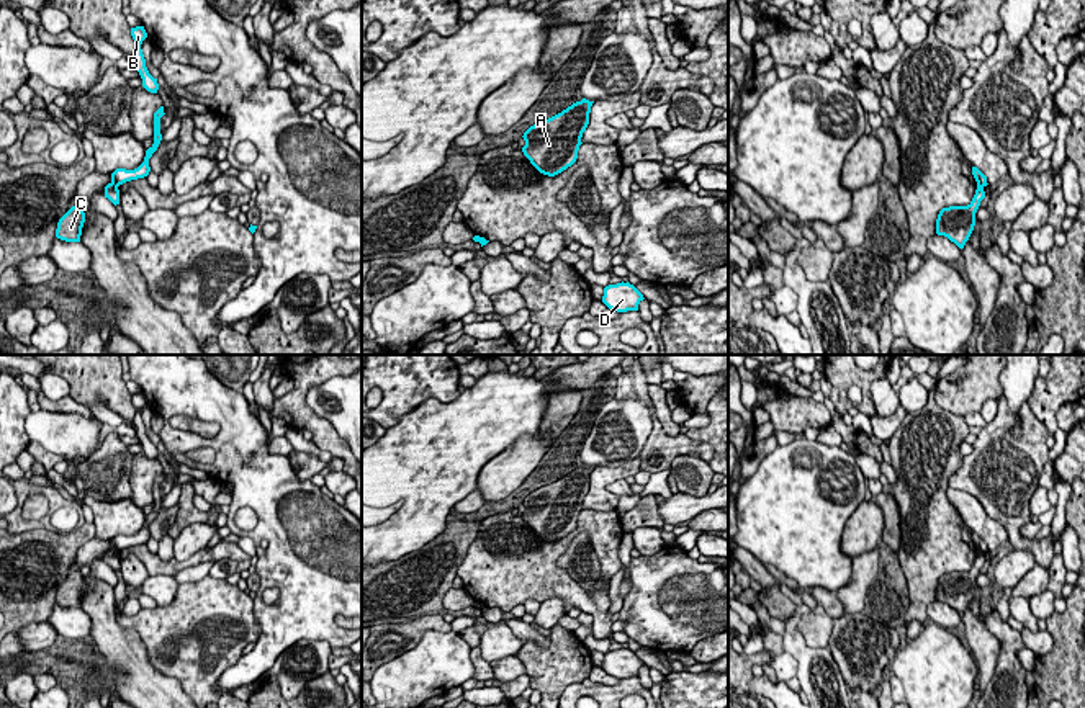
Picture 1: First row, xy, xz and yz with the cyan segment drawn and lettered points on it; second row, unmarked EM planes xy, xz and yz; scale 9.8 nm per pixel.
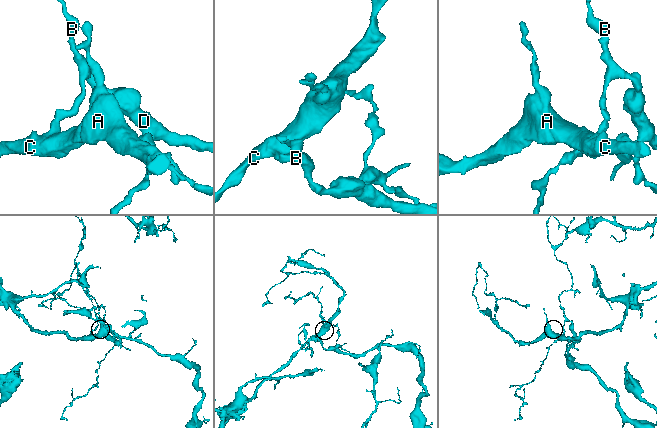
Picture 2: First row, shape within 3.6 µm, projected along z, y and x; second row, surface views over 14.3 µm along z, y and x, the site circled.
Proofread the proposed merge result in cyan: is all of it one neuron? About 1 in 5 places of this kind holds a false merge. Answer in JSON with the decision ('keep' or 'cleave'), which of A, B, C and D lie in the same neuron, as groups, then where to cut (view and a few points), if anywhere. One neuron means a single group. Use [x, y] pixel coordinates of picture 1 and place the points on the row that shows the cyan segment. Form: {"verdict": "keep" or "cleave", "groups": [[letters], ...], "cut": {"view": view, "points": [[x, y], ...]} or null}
{"verdict": "cleave", "groups": [["A", "C"], ["B", "D"]], "cut": {"view": "xy", "points": [[112, 182], [118, 185]]}}

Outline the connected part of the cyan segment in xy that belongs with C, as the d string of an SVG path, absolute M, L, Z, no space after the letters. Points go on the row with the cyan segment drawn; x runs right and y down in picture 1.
M80 204L72 206L57 222L56 237L65 242L80 242L85 213Z

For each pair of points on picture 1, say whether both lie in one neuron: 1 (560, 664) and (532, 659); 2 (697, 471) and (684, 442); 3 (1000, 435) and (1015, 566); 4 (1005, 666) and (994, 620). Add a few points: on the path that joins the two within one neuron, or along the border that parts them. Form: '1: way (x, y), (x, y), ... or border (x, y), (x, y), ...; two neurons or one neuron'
1: way (553, 664), (539, 663); one neuron
2: border (688, 453), (679, 453), (670, 465); two neurons
3: border (1013, 546), (1028, 550), (1035, 563); two neurons
4: way (1007, 654), (1007, 636), (1002, 631); one neuron

